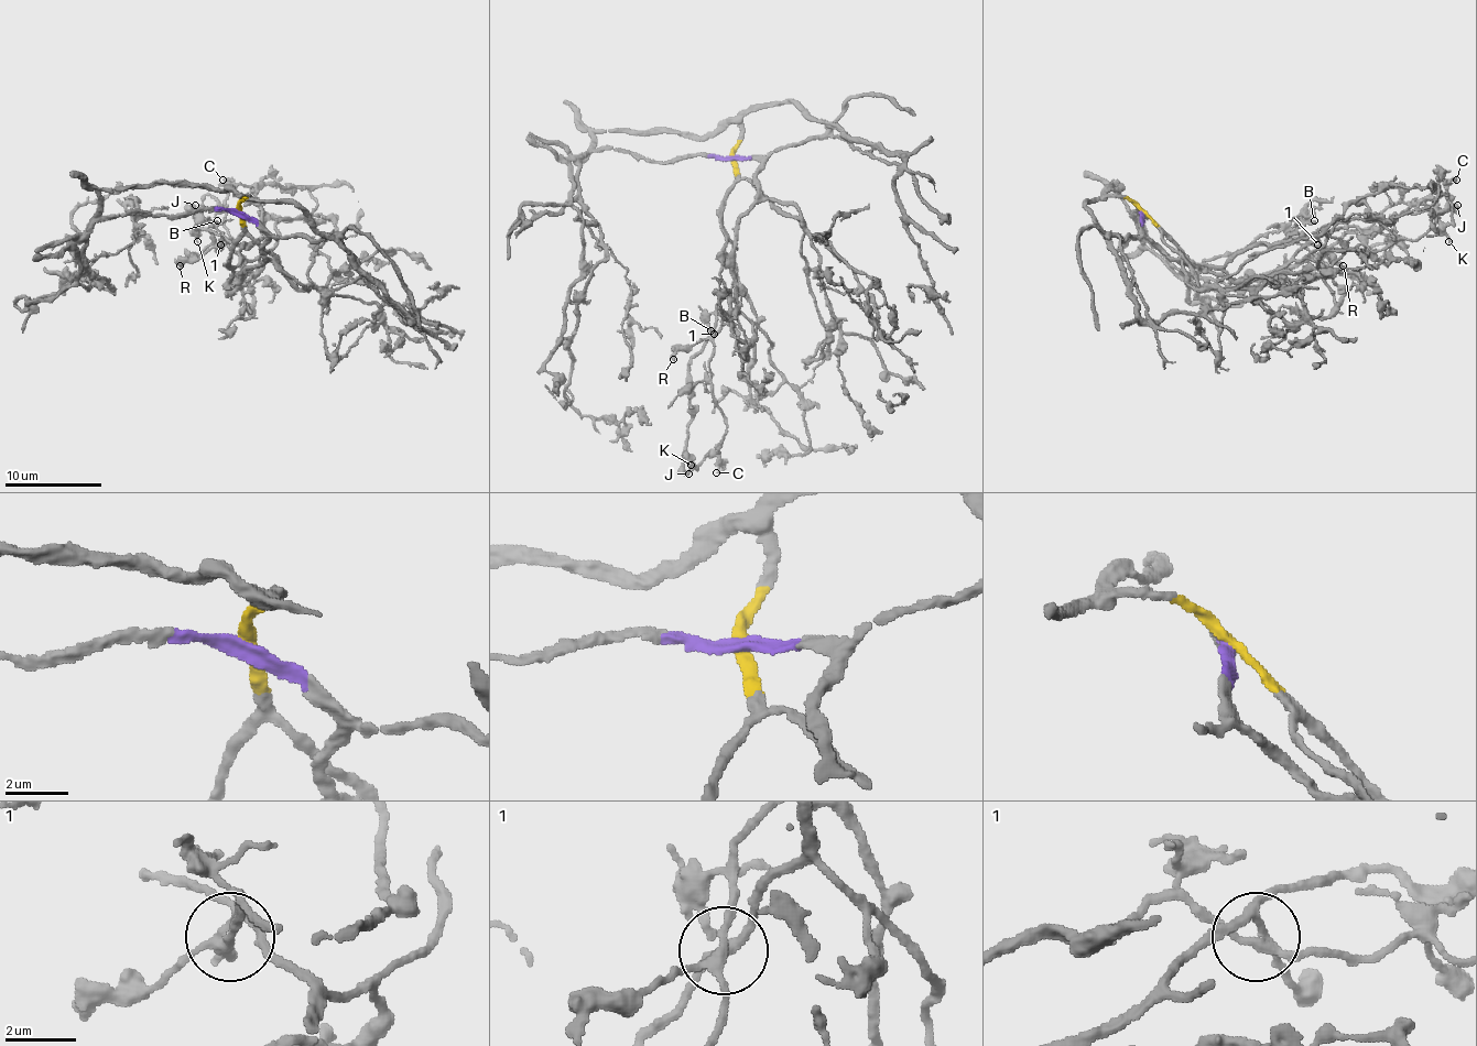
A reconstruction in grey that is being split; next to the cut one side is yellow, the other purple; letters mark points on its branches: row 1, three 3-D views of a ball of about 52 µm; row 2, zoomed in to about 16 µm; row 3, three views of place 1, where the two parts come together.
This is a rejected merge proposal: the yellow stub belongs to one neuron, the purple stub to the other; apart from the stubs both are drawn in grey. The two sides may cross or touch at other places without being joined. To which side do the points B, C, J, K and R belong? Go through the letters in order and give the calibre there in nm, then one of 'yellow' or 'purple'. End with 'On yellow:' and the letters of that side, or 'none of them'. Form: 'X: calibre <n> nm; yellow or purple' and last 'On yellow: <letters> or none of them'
B: calibre 240 nm; yellow
C: calibre 240 nm; yellow
J: calibre 460 nm; purple
K: calibre 170 nm; purple
R: calibre 280 nm; purple
On yellow: B, C

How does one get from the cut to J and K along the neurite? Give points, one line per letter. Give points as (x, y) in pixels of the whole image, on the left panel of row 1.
J: (237, 213), (261, 230), (267, 244), (263, 259), (239, 281), (242, 259), (215, 232), (193, 230), (196, 205)
K: (237, 213), (267, 244), (239, 281), (242, 259), (215, 232), (193, 230), (193, 210), (198, 242)

